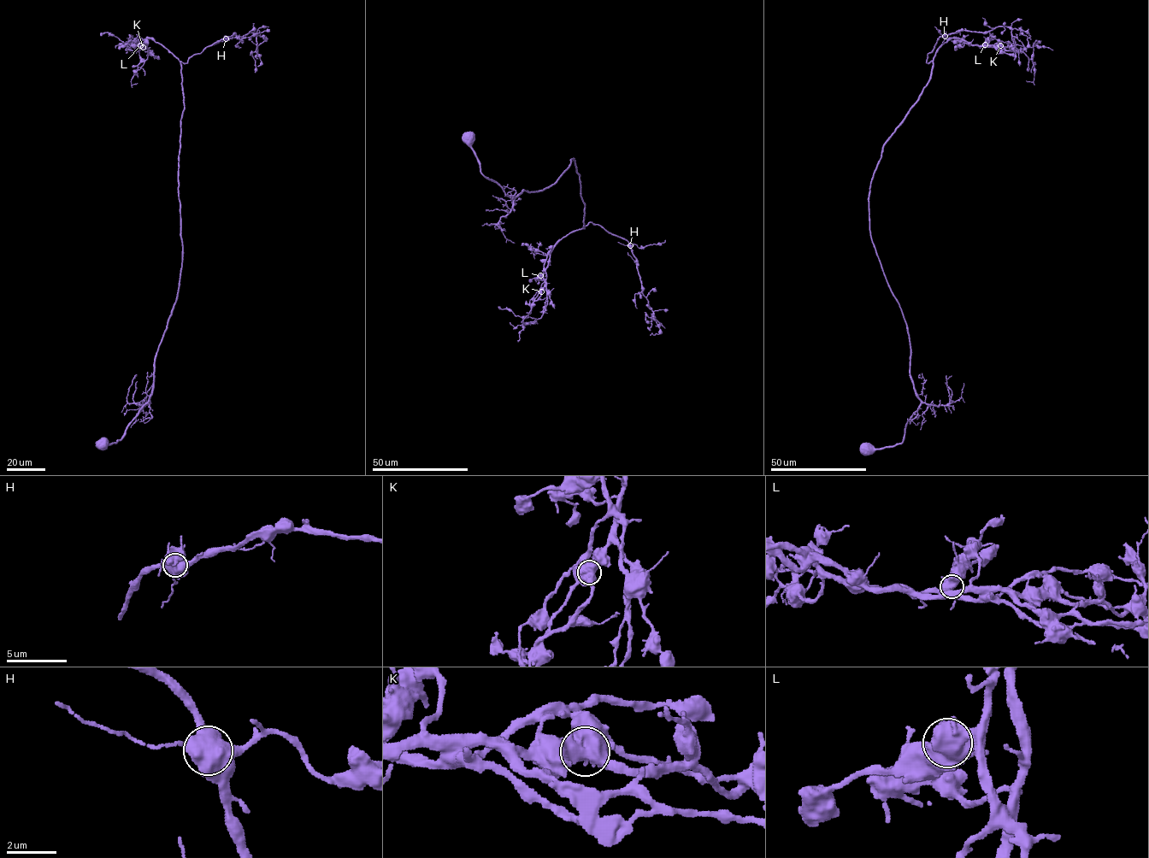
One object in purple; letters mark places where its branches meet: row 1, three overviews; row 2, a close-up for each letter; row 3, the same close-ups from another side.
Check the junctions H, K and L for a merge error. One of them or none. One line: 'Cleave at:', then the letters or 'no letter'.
Cleave at: K

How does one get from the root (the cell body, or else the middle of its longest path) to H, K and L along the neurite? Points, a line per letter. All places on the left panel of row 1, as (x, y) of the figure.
H: (103, 441), (121, 438), (149, 401), (155, 357), (178, 292), (180, 62), (226, 38)
K: (103, 441), (121, 438), (149, 401), (155, 357), (181, 269), (180, 61), (151, 38), (143, 48)
L: (103, 441), (121, 438), (149, 401), (155, 357), (181, 269), (180, 61), (151, 38), (140, 45)

